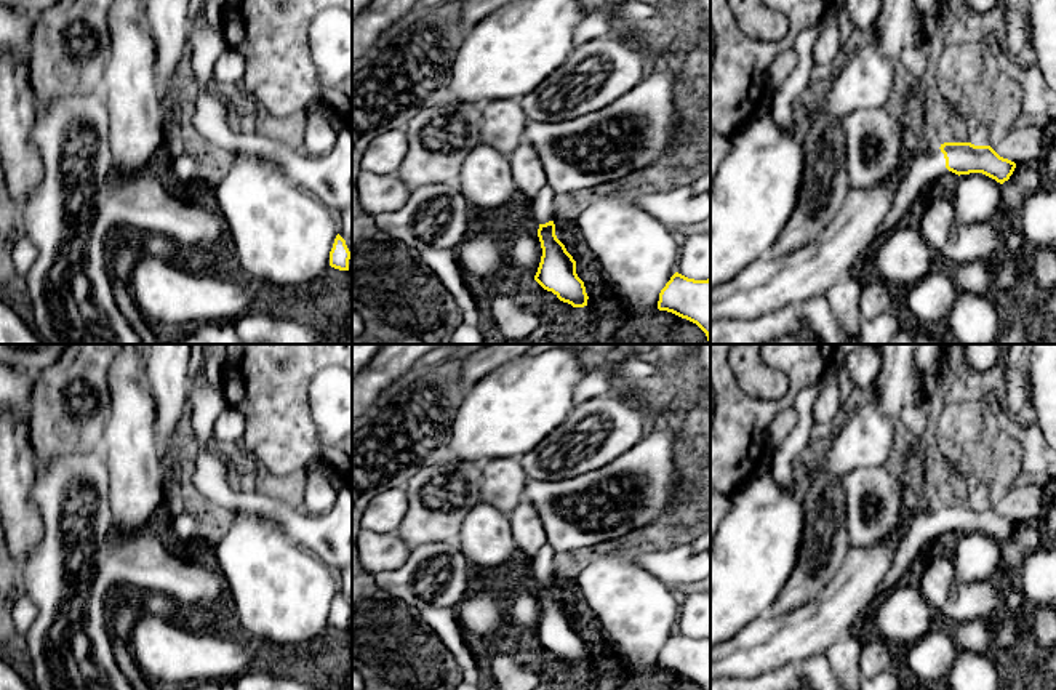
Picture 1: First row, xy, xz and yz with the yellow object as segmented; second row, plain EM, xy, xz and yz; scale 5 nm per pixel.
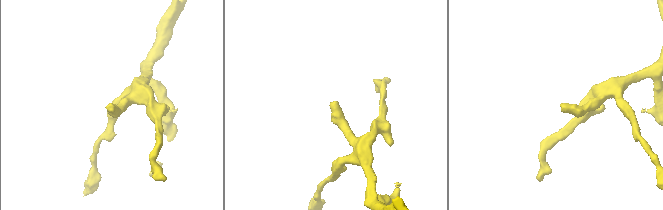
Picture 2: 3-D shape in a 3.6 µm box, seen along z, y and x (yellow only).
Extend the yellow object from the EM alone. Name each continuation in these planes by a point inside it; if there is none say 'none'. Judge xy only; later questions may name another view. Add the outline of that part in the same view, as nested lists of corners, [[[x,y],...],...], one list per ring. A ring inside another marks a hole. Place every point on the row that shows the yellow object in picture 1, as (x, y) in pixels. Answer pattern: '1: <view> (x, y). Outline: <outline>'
none

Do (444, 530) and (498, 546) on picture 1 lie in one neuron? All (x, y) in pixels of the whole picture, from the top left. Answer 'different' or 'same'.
different

